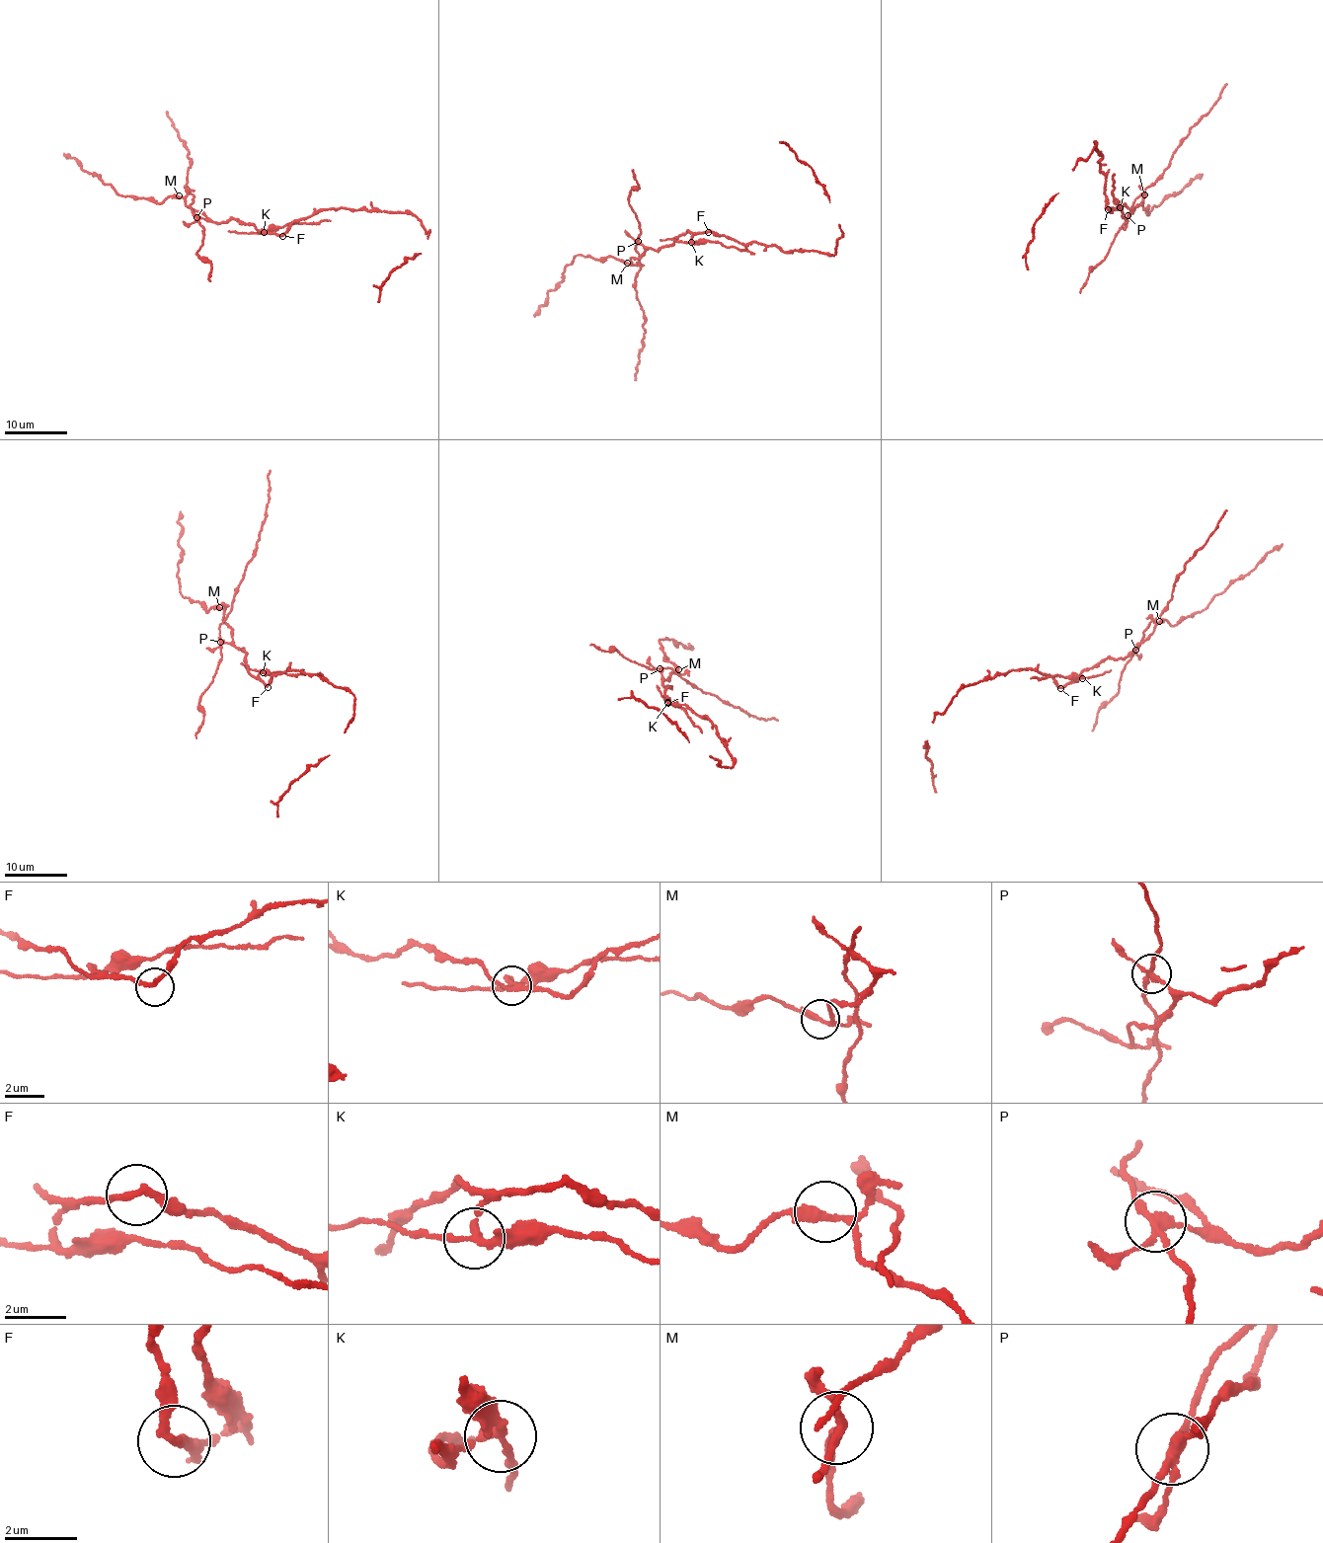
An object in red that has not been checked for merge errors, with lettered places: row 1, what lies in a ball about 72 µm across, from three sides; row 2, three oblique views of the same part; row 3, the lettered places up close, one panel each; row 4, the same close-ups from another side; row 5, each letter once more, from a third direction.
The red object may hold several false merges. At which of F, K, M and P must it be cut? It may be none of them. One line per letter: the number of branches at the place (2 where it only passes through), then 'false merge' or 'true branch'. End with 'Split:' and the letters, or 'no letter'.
F: branches 2; true branch
K: branches 3; false merge
M: branches 3; true branch
P: branches 4; false merge
Split: K, P

